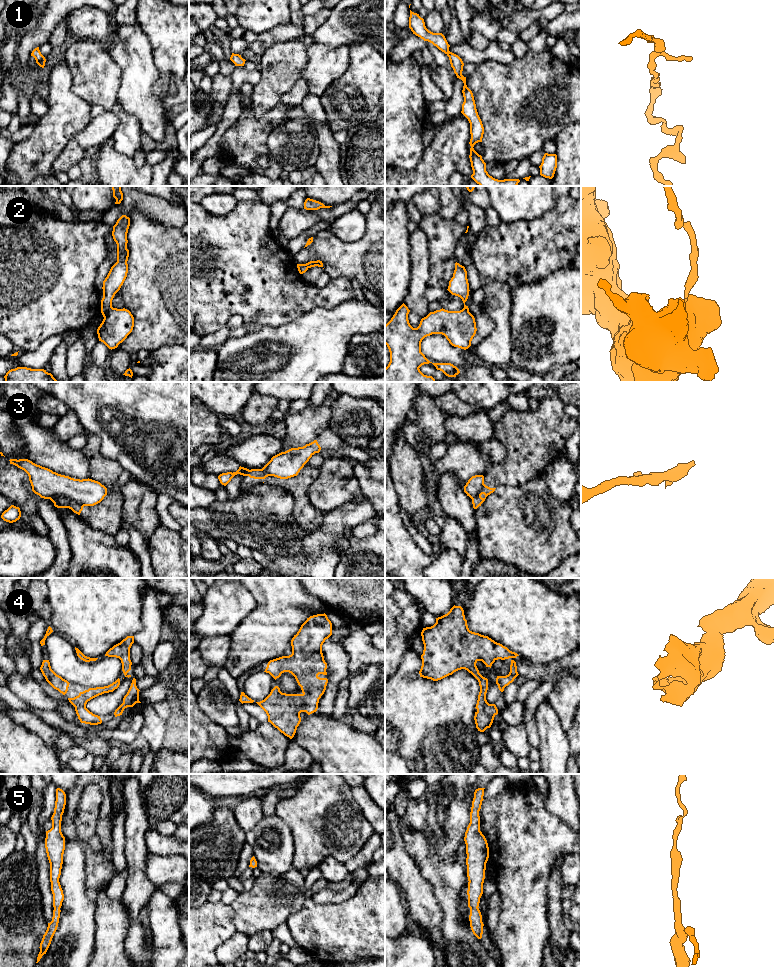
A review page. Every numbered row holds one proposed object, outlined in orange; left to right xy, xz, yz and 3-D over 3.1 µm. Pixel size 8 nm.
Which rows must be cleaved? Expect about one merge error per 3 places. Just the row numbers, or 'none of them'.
2, 3

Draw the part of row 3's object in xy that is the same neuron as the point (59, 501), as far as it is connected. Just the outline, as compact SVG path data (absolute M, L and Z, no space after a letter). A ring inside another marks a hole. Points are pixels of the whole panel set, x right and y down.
M55 496L52 499L50 499L54 506L57 508L69 508L74 513L80 515L81 511L83 510L84 505L79 504L71 499L69 499L66 496Z

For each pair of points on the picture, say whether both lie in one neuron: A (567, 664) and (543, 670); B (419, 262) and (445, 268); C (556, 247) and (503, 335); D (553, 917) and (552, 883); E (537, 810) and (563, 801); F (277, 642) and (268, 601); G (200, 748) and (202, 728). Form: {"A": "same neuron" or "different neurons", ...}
{"A": "same neuron", "B": "different neurons", "C": "same neuron", "D": "same neuron", "E": "different neurons", "F": "same neuron", "G": "same neuron"}

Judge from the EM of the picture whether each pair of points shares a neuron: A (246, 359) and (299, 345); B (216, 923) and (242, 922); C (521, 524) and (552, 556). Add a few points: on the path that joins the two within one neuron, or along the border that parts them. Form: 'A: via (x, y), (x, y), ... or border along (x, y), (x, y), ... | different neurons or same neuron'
A: via (259, 359), (286, 358) | same neuron
B: border along (230, 905), (234, 912), (233, 925), (237, 931) | different neurons
C: via (528, 532), (544, 548) | same neuron

